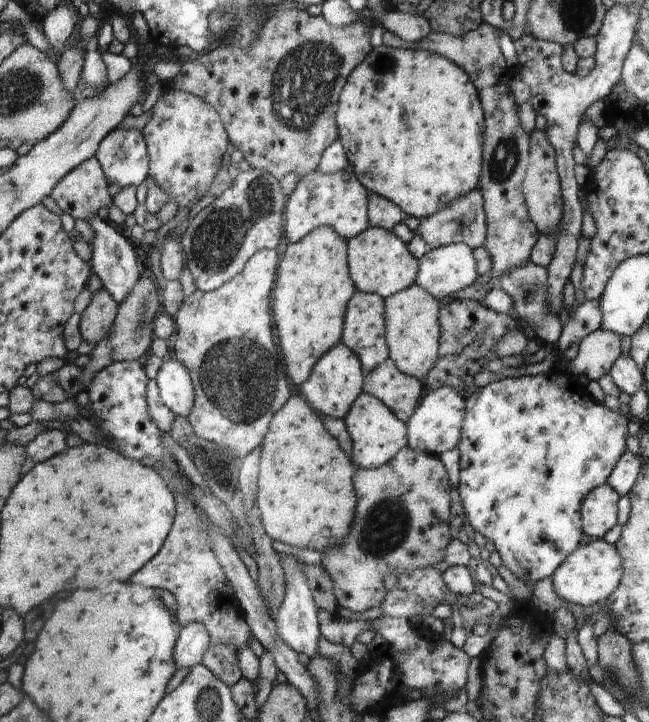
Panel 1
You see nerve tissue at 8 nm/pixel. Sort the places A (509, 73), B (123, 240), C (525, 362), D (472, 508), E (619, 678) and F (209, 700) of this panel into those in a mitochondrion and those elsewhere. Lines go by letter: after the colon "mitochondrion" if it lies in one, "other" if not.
A: other
B: other
C: other
D: other
E: mitochondrion
F: mitochondrion

